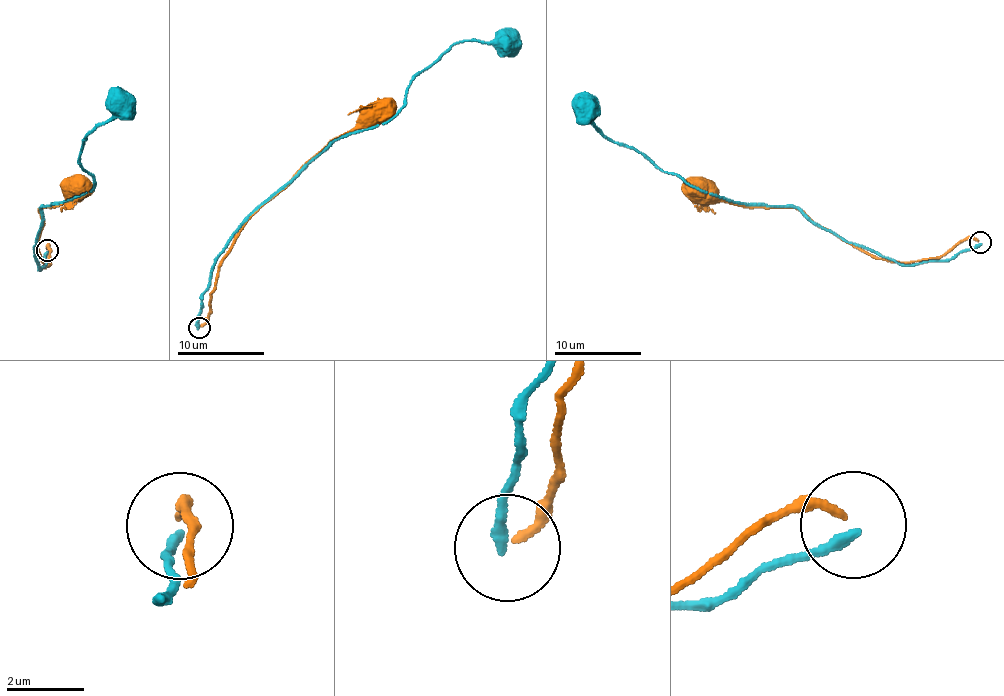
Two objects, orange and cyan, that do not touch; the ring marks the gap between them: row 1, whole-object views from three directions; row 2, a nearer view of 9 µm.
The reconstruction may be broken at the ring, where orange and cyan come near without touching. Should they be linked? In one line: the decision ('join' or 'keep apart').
keep apart

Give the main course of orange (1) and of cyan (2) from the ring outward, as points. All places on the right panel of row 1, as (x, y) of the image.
1: (978, 241), (964, 239), (933, 258), (908, 263), (885, 260), (846, 243), (797, 208), (708, 201), (696, 190)
2: (980, 243), (949, 258), (912, 265), (847, 243), (795, 206), (744, 203), (704, 193), (595, 130), (582, 102)

